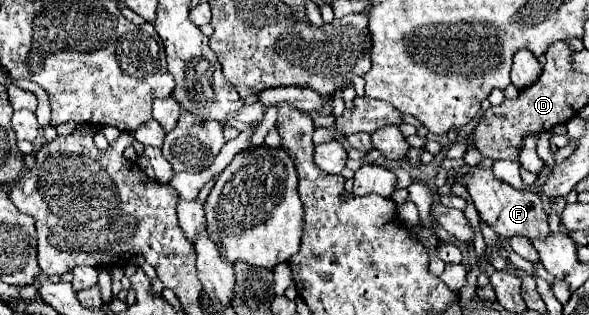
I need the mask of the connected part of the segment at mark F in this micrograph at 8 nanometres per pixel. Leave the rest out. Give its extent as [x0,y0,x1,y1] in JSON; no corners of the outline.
[457,168,549,238]

